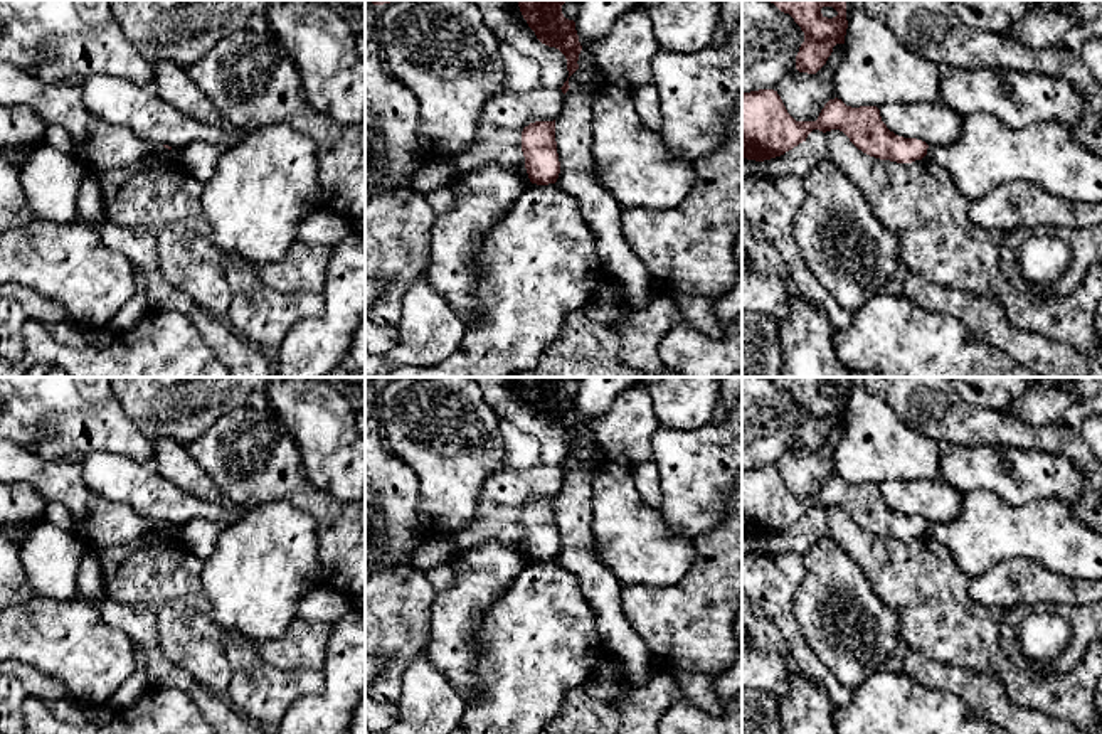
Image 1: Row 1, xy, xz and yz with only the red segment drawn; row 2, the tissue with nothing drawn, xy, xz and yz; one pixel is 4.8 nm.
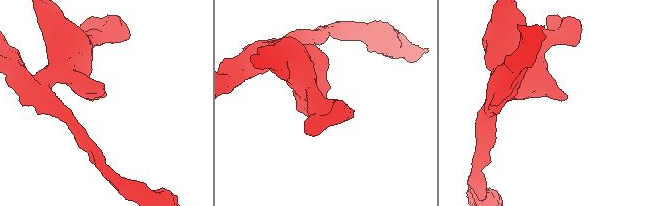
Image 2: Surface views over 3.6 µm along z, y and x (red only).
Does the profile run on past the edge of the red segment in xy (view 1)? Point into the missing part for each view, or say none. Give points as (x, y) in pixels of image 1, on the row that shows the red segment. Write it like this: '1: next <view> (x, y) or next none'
1: next none

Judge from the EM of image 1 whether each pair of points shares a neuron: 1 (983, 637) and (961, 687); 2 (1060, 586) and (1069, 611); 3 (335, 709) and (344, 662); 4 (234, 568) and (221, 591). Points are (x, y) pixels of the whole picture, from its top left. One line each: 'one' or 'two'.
1: two
2: two
3: one
4: one

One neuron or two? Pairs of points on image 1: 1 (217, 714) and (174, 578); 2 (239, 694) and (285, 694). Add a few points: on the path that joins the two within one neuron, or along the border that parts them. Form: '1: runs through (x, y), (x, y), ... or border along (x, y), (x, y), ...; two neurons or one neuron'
1: border along (177, 665), (217, 694); two neurons
2: runs through (251, 692), (273, 692); one neuron

